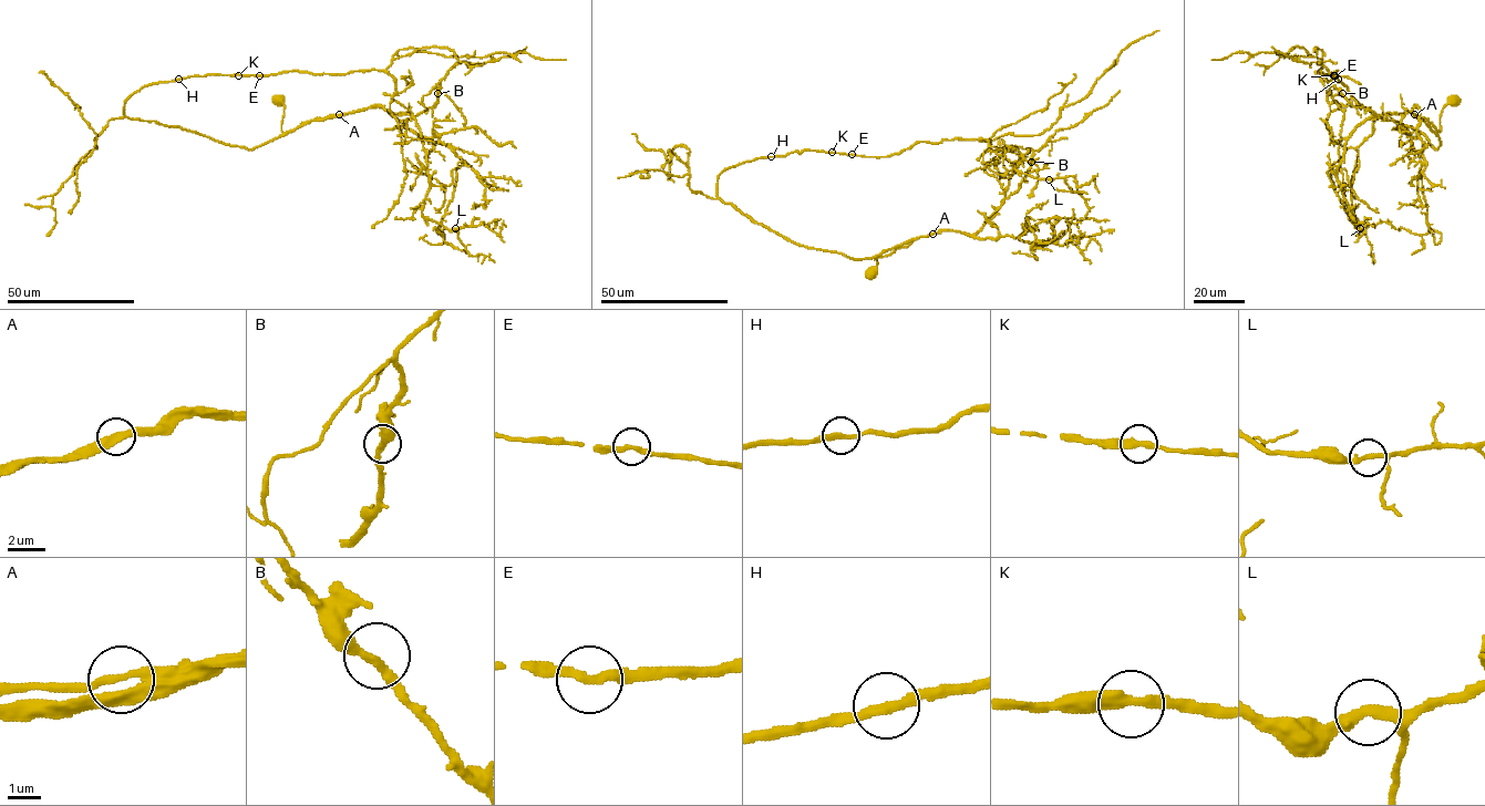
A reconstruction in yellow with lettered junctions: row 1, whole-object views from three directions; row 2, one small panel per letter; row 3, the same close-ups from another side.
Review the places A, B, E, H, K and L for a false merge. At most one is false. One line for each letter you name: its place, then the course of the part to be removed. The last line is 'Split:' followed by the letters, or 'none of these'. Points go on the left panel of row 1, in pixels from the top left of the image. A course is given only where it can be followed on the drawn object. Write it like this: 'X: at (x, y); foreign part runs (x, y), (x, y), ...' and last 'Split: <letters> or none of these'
Split: none of these

